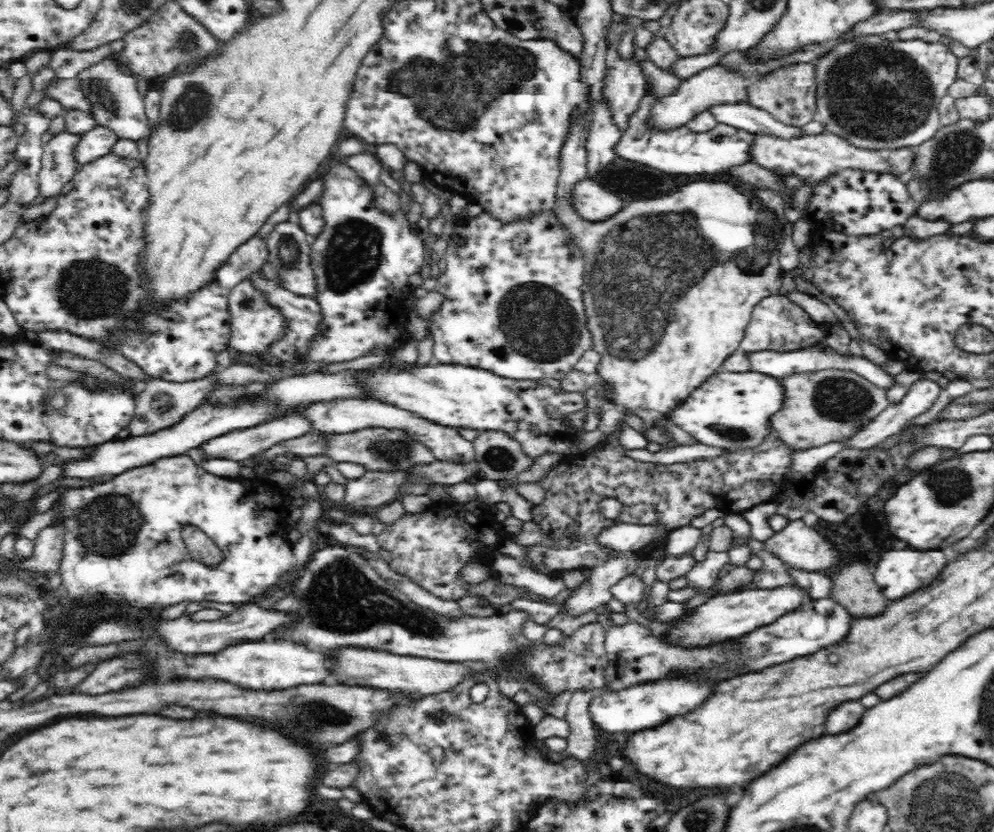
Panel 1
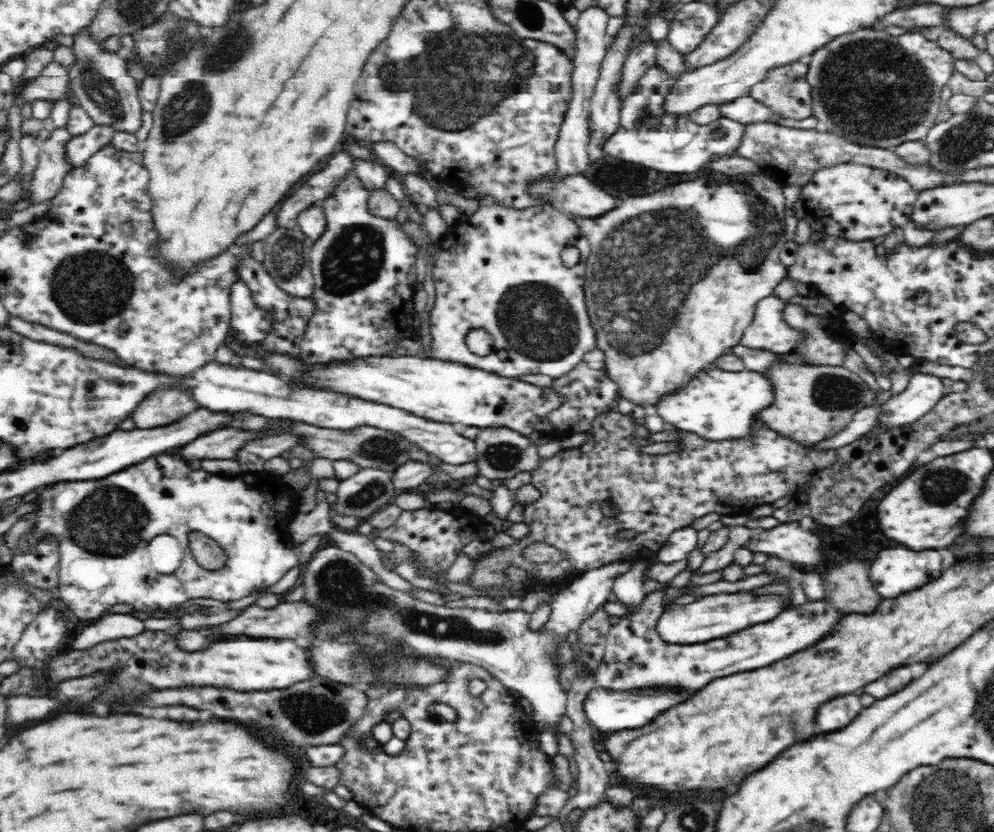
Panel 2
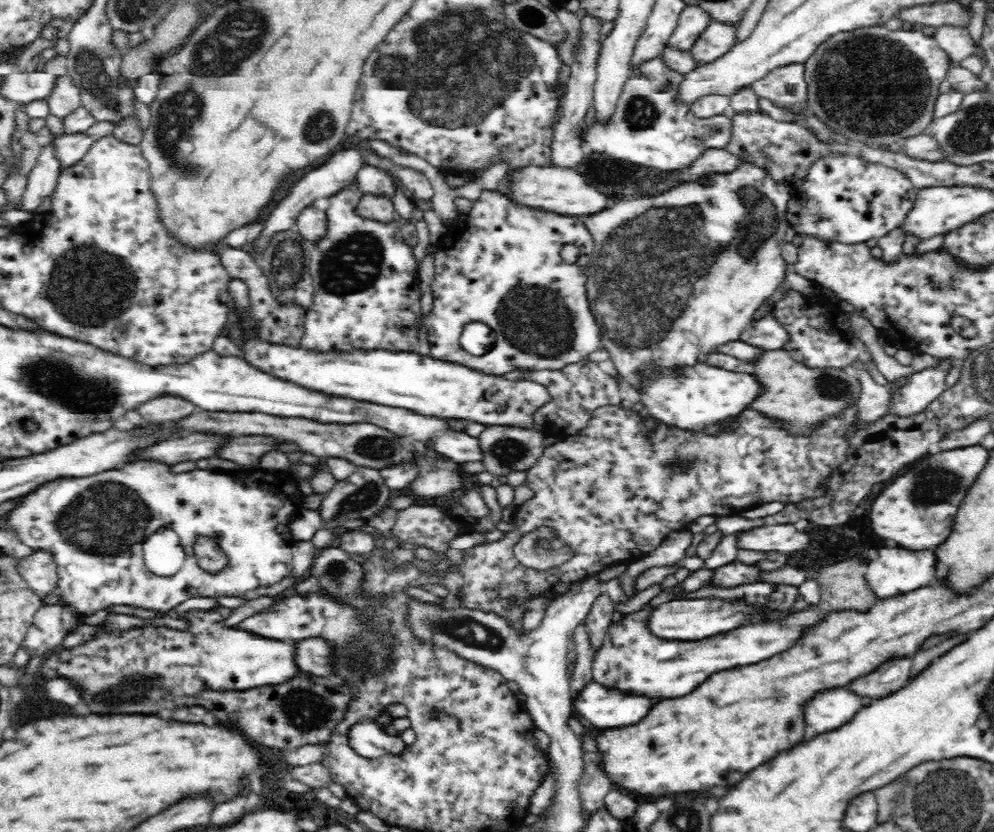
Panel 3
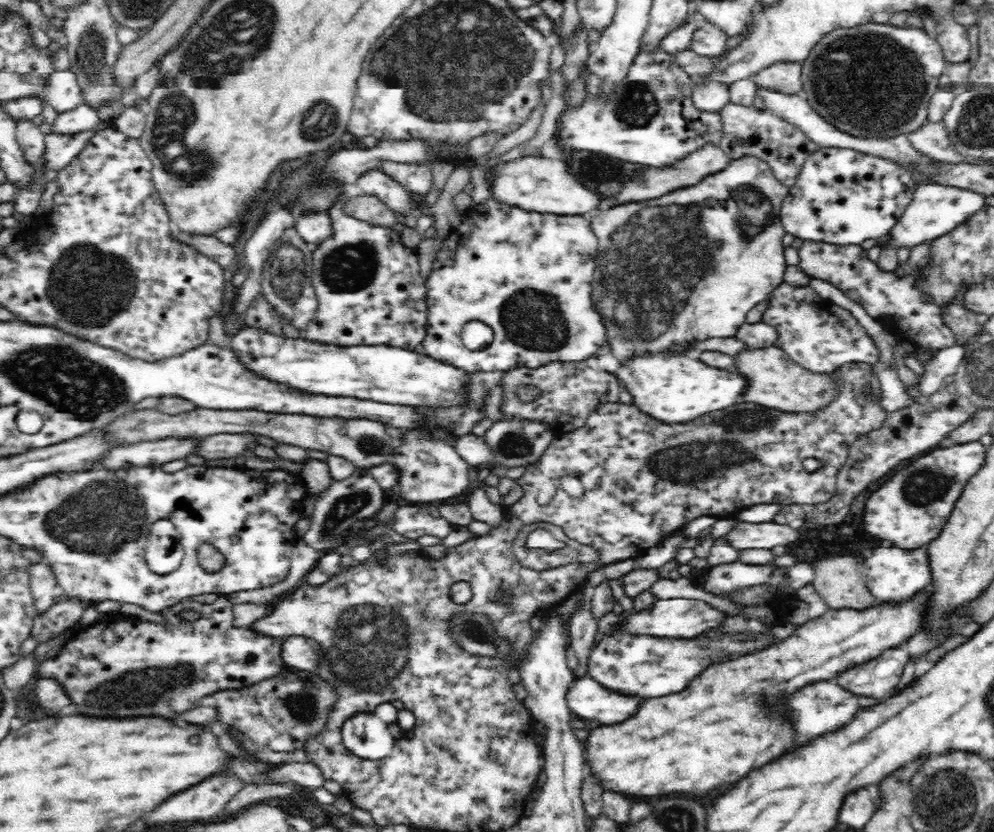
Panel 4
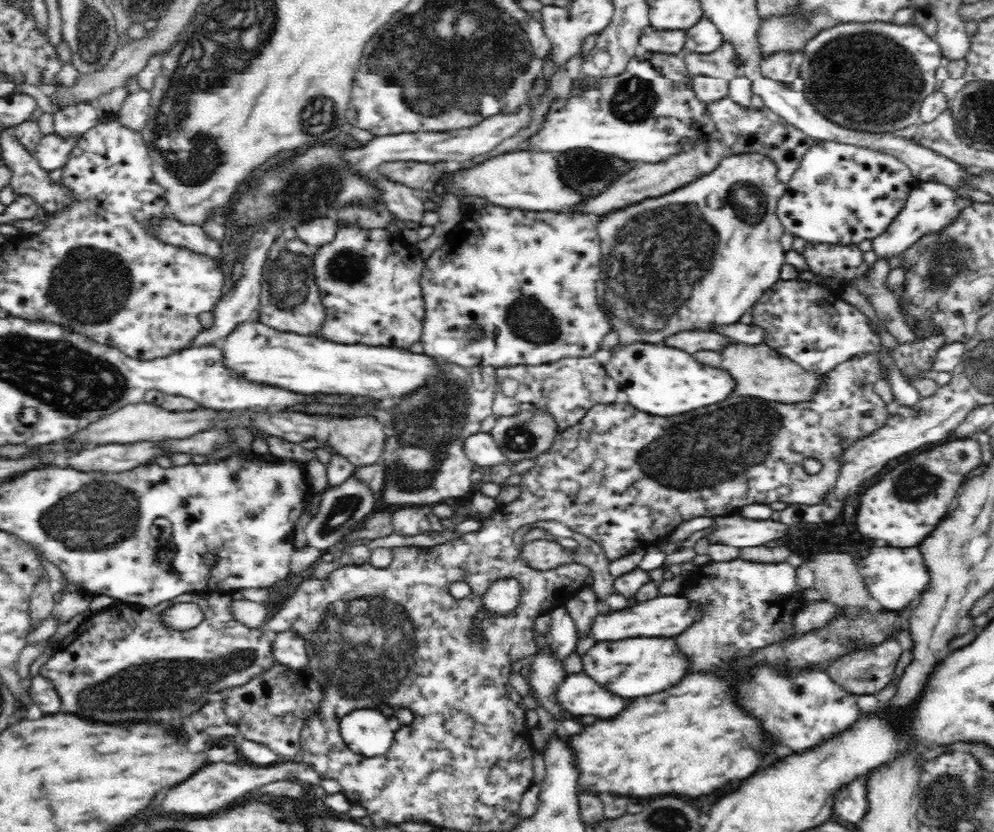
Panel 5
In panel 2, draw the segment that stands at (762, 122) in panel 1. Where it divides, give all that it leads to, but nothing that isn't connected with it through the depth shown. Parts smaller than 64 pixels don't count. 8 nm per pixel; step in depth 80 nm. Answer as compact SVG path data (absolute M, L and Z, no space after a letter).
M749 95L724 103L720 109L720 116L731 118L742 124L752 121L774 121L776 123L774 112Z

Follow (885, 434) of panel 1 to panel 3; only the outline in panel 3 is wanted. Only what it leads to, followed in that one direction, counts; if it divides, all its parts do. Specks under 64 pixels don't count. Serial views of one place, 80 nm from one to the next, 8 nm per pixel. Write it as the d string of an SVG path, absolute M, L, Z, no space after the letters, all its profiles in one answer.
M952 355L940 357L936 366L930 366L930 368L924 368L924 370L912 374L907 378L906 384L897 389L896 394L894 394L890 413L908 416L921 411L929 402L932 402L939 394L942 394L946 390L946 382L944 379L948 376L950 368L958 361Z

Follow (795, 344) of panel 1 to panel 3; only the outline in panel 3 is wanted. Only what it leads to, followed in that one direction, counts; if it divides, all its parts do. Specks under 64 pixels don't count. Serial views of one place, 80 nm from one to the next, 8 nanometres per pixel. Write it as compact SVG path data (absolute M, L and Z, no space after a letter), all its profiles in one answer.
M771 311L760 319L750 321L741 332L739 339L760 350L782 349L787 341L787 332L773 320Z

